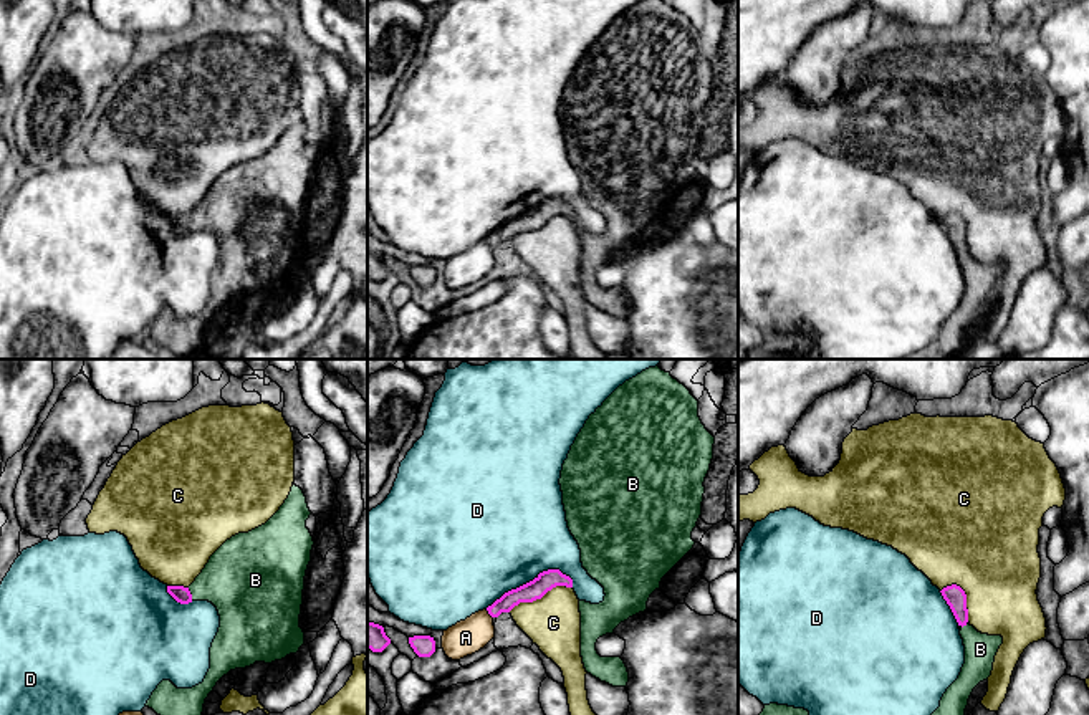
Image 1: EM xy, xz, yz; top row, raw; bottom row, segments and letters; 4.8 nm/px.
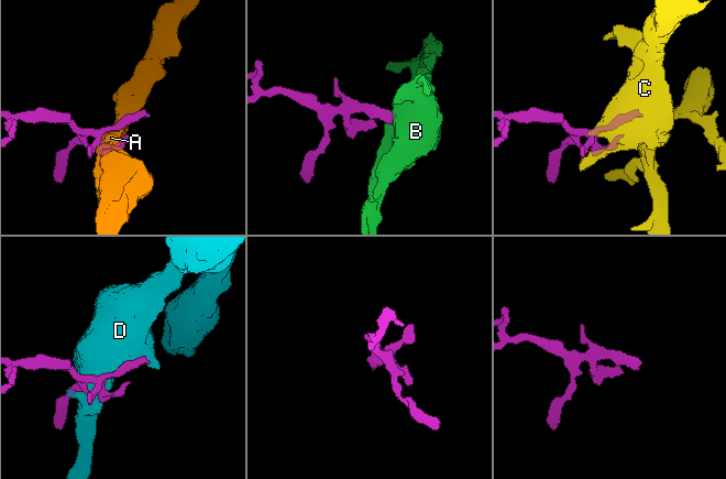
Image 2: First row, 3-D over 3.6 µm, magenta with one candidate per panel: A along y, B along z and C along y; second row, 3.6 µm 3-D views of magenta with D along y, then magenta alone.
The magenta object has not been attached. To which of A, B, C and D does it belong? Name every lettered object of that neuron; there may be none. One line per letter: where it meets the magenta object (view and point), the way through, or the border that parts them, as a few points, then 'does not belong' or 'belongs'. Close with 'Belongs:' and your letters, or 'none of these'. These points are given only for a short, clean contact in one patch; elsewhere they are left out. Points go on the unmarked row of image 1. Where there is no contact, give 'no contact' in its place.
A: contact xz (489, 242); does not belong
B: contact xy (191, 224); way xy (179, 222), (191, 224), (211, 214), (239, 209); belongs
C: contact xz (540, 227); does not belong
D: contact xz (530, 211); does not belong
Belongs: B

